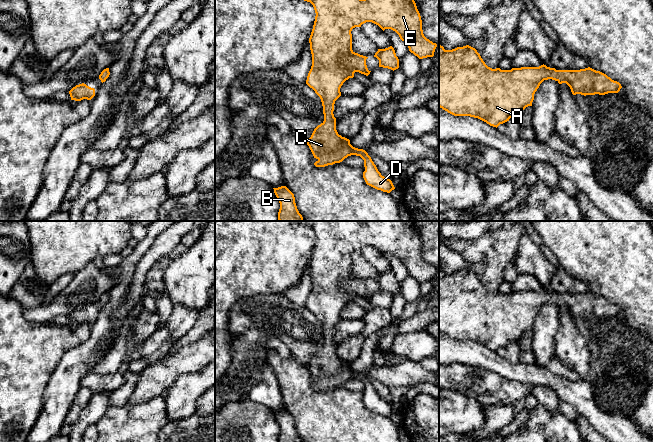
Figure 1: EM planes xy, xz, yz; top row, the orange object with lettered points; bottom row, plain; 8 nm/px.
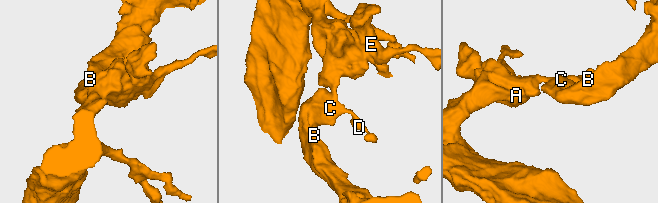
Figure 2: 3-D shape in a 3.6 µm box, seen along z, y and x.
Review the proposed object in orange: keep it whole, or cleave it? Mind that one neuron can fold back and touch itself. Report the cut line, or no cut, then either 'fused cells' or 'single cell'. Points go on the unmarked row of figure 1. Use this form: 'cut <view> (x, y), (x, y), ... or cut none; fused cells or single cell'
cut none; single cell

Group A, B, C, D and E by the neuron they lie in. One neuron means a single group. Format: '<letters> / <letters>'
A B C D E

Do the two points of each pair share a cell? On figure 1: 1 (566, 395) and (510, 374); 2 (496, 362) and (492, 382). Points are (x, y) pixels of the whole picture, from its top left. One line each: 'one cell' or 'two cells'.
1: one cell
2: two cells

